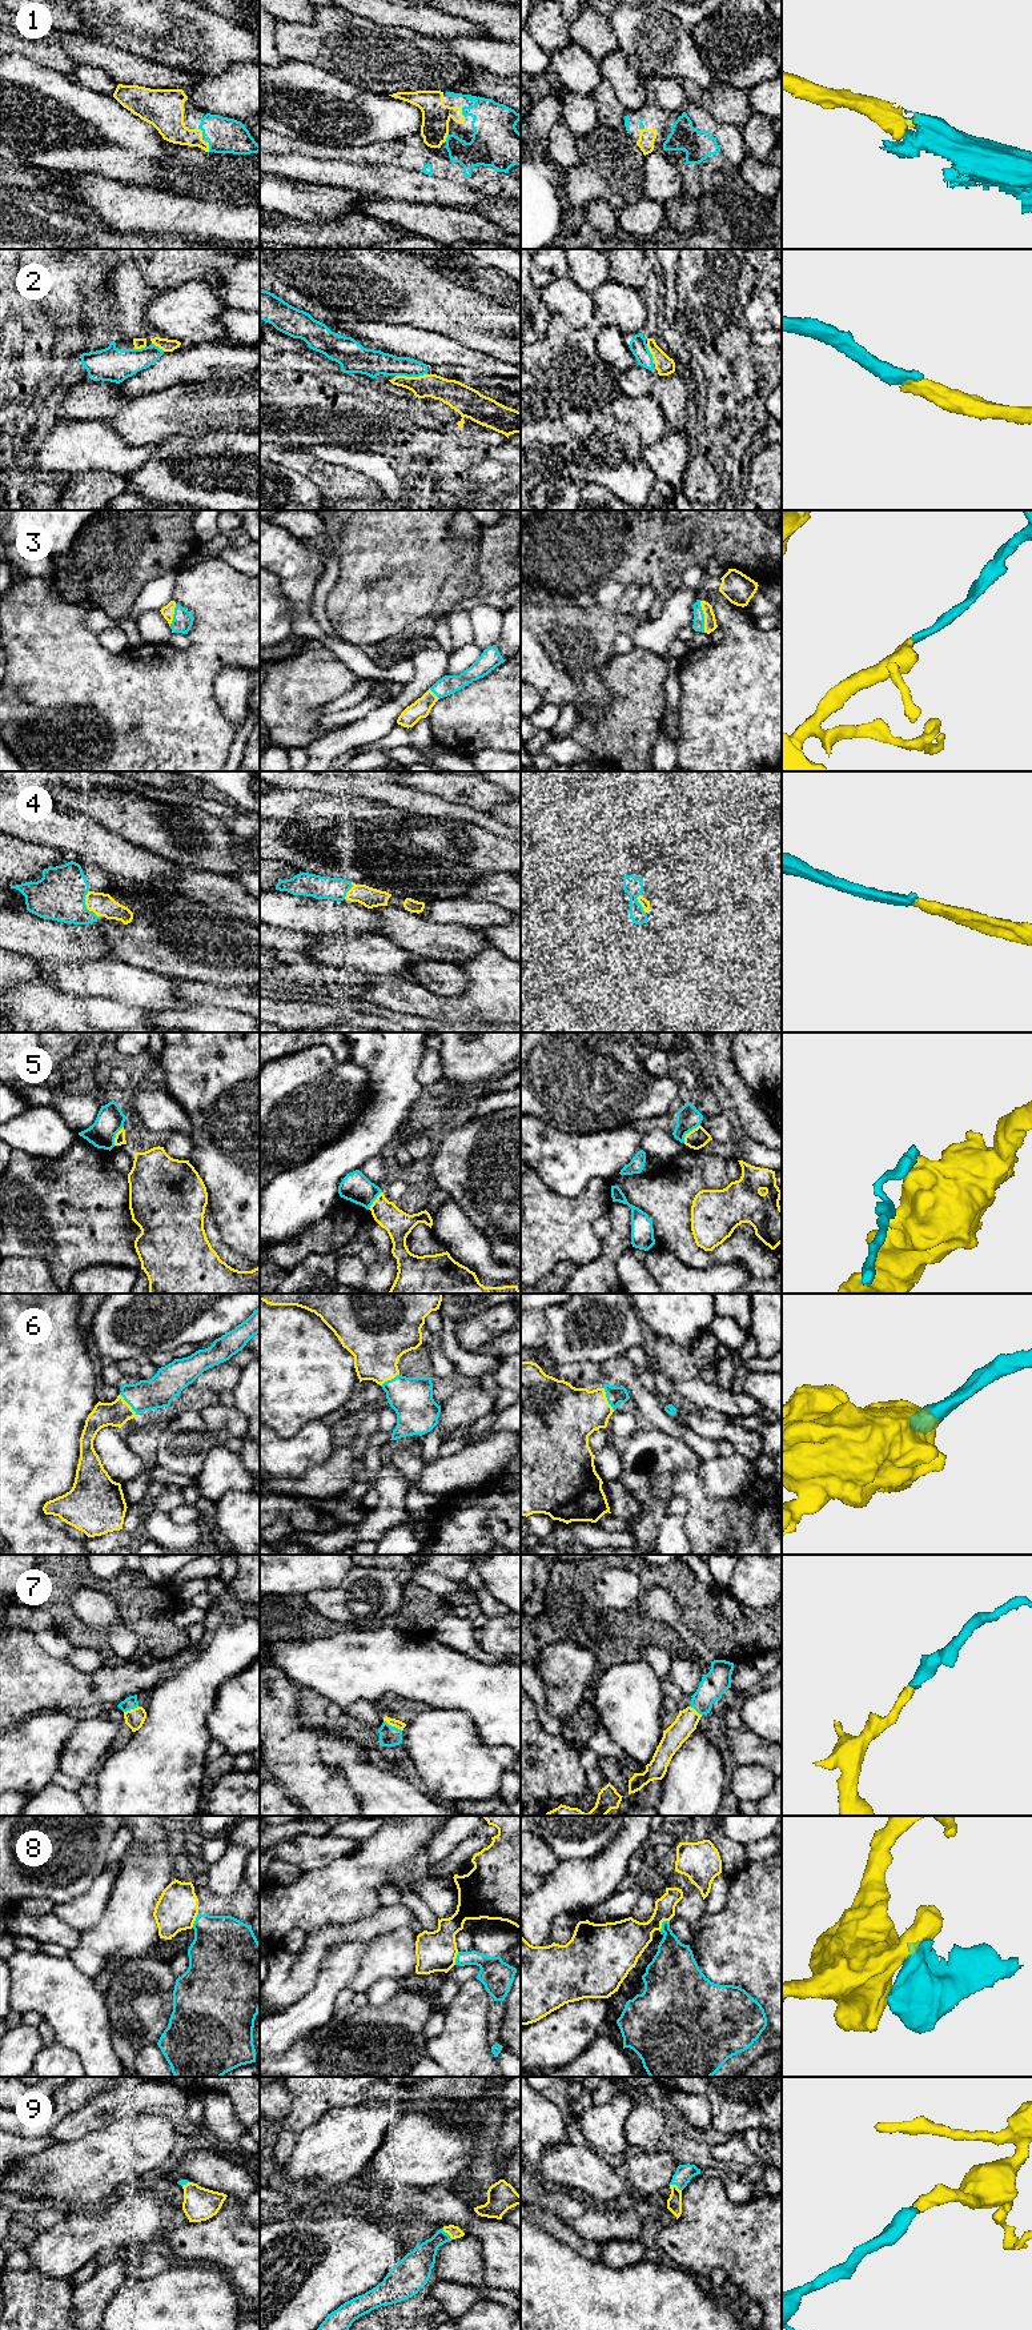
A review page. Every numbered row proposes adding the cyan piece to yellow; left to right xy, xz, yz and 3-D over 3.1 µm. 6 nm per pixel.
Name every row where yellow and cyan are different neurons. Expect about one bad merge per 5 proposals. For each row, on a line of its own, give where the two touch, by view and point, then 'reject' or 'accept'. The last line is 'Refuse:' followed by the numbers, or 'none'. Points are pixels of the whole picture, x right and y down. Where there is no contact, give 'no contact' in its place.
1: contact xy (208, 147); accept
2: contact xz (410, 377); accept
3: contact yz (705, 617); accept
4: contact xy (85, 903); accept
5: contact yz (689, 1133); reject
6: contact yz (606, 1399); accept
7: contact xz (393, 1725); accept
8: contact yz (661, 1924); reject
9: contact xz (446, 2232); accept
Refuse: 5, 8

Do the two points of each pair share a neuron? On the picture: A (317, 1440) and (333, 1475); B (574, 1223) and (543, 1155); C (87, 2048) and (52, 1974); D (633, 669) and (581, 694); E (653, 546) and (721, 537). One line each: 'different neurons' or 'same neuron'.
A: different neurons
B: different neurons
C: same neuron
D: different neurons
E: same neuron

